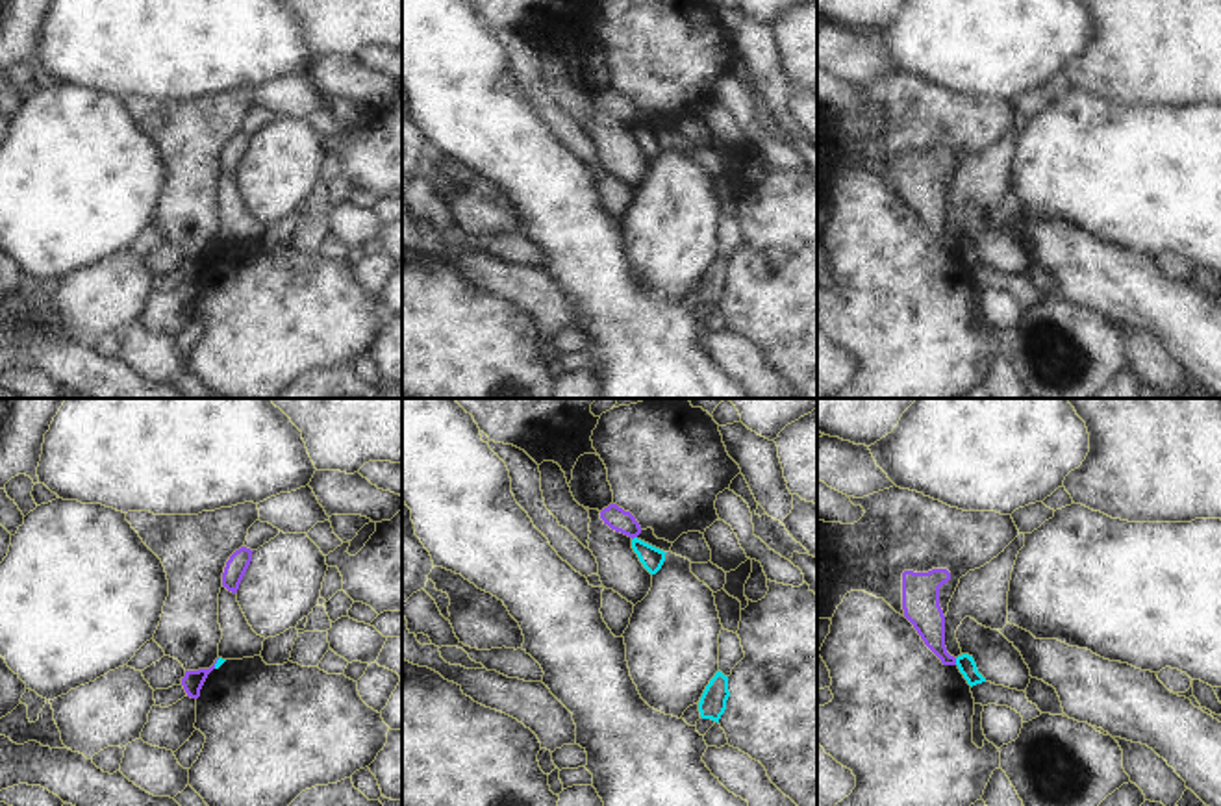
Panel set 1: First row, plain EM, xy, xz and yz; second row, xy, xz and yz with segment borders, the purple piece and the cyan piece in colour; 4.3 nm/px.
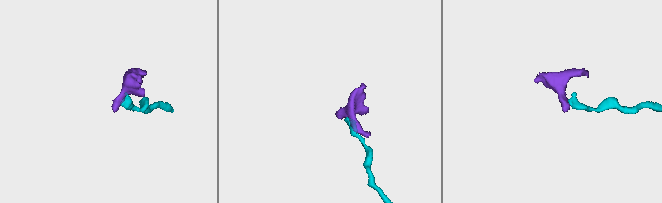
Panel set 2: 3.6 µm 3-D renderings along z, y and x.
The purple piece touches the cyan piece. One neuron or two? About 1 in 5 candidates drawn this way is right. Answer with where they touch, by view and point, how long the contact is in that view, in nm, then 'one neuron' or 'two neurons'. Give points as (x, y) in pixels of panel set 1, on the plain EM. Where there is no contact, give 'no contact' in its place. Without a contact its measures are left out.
contact yz (955, 247); length 30 nm; two neurons

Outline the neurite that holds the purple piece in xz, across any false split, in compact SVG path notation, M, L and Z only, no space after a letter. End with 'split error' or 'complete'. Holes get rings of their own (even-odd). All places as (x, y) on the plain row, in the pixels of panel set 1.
M610 89L600 96L600 104L604 109L608 109L611 115L621 117L628 122L637 122L641 119L641 111L636 106L636 102L630 96L624 96L617 89Z; complete

